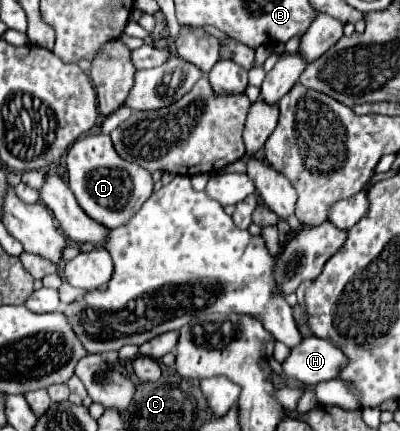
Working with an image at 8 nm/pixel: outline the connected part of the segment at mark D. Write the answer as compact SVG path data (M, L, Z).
M108 134L78 138L66 156L68 186L74 192L80 208L98 224L106 228L118 228L138 212L138 208L152 194L152 174L146 168L138 168L134 162L126 162L118 156Z

